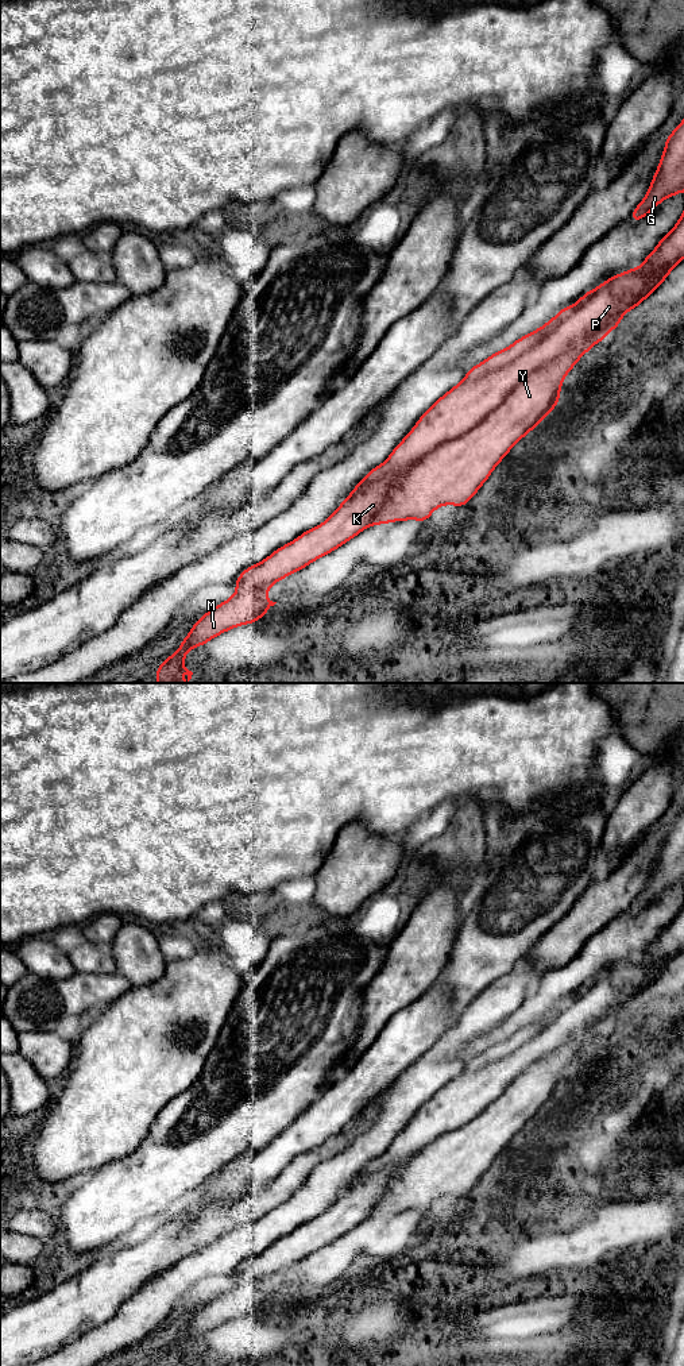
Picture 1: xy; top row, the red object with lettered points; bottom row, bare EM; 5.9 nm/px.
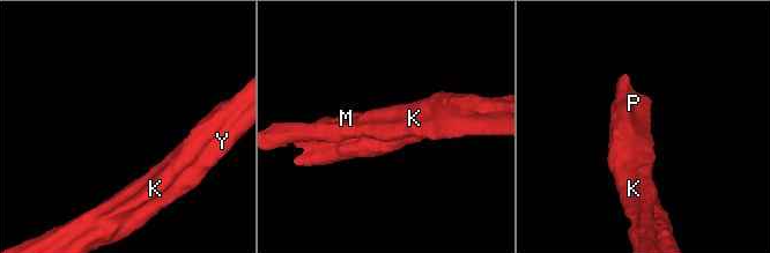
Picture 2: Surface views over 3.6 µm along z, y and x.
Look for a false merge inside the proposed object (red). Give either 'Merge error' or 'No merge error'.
Merge error

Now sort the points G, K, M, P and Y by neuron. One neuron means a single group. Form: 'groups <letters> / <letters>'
groups G K M Y / P

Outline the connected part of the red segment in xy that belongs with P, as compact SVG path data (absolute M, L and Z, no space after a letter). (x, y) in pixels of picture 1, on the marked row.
M641 267L617 274L599 285L591 297L518 359L478 379L464 378L421 416L387 460L372 468L345 499L367 483L417 463L445 441L476 427L502 405L519 383L559 358L576 340L595 332L608 335L619 327L622 316L646 300L665 278L666 275L648 292Z

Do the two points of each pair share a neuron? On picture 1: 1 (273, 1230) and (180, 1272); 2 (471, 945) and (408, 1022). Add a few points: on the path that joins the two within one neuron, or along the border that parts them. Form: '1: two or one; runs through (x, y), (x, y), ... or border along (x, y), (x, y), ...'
1: one; runs through (250, 1239), (239, 1243), (223, 1257), (203, 1264)
2: two; border along (436, 981), (449, 992), (455, 1013)

